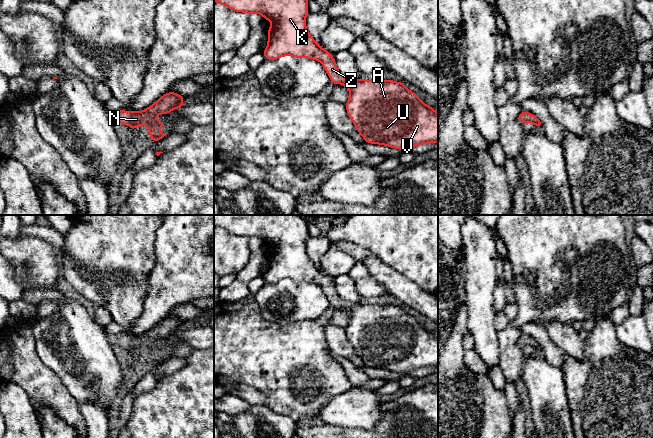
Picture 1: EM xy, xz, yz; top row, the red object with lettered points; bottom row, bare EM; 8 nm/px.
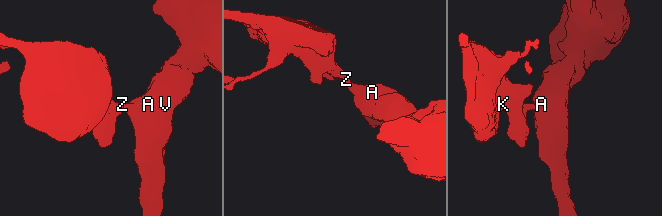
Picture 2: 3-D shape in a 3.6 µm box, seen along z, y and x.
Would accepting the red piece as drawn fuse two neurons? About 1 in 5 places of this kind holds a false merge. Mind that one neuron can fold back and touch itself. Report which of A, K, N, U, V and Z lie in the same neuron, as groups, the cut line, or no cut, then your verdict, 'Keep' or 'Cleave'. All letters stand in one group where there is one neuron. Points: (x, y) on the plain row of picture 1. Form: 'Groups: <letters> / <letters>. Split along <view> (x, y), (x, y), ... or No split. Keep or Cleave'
Groups: A K N U V Z. No split. Keep

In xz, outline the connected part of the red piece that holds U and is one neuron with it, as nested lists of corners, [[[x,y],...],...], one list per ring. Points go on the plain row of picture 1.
[[[214,215],[214,225],[233,235],[258,237],[272,246],[268,255],[268,269],[262,276],[266,283],[294,280],[320,285],[332,308],[340,307],[349,313],[349,324],[345,328],[347,338],[365,366],[402,374],[409,374],[420,368],[438,367],[438,337],[408,314],[404,307],[342,301],[335,282],[320,271],[306,253],[308,223],[300,215]]]

